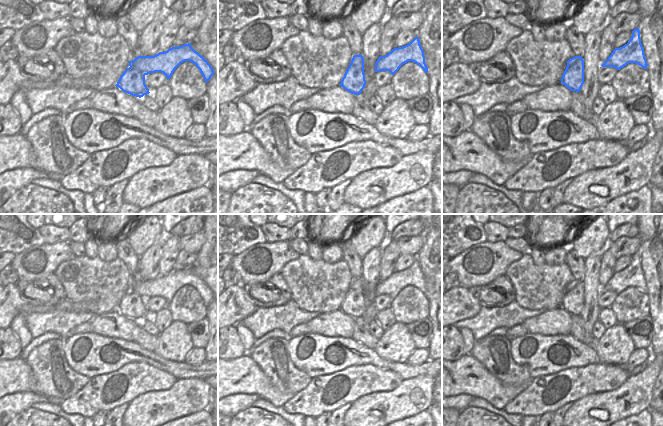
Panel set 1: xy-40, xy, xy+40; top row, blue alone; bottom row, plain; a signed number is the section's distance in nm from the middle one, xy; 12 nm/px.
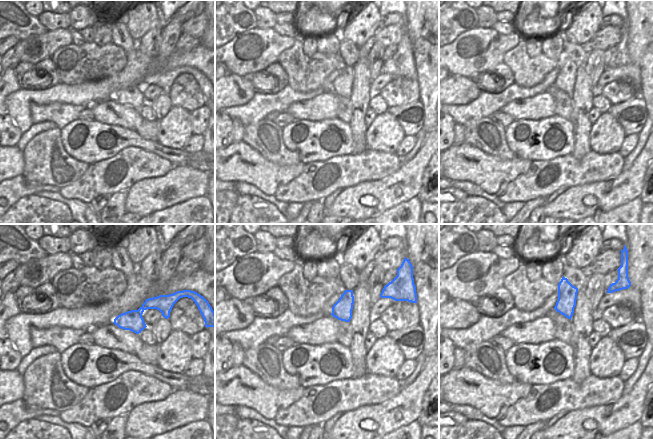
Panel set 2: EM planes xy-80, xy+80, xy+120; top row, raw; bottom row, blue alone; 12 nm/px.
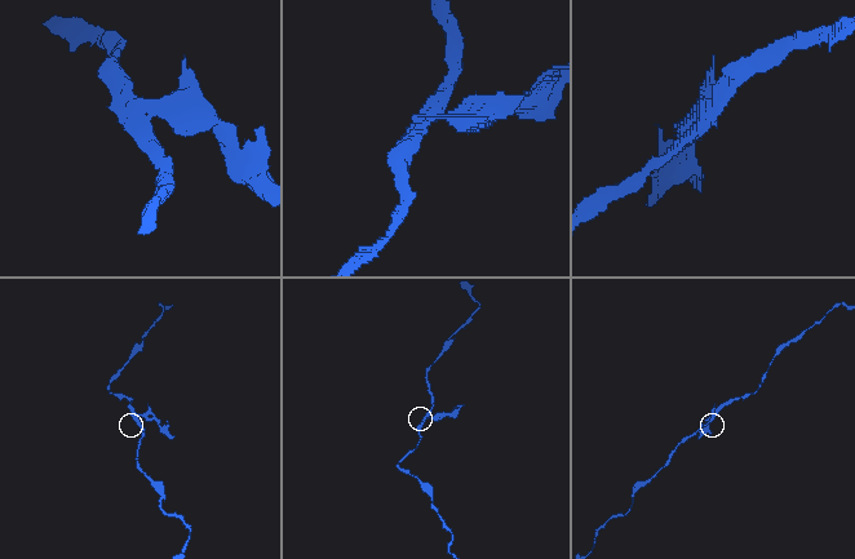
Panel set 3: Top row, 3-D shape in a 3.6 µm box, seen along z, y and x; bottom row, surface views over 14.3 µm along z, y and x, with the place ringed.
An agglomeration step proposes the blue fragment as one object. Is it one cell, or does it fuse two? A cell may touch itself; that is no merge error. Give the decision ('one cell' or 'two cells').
two cells

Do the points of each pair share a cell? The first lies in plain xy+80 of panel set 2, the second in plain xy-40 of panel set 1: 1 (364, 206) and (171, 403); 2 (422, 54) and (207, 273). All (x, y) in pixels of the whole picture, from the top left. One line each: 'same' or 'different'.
1: same
2: different

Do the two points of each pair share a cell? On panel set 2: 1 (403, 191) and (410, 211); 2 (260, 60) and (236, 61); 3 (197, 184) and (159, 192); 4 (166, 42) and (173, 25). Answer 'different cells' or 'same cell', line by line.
1: different cells
2: same cell
3: same cell
4: same cell

